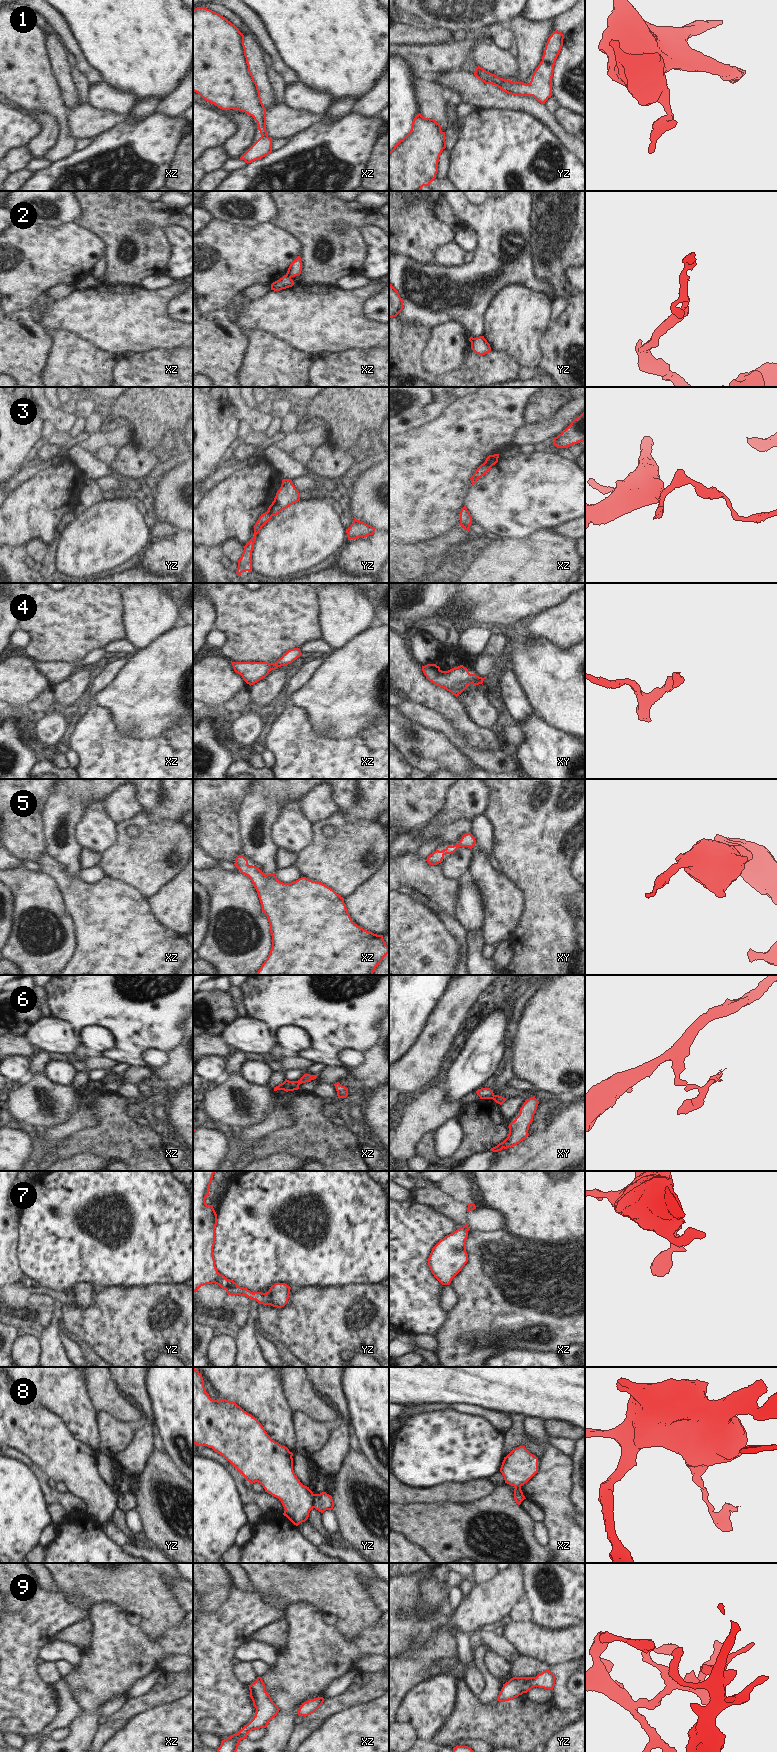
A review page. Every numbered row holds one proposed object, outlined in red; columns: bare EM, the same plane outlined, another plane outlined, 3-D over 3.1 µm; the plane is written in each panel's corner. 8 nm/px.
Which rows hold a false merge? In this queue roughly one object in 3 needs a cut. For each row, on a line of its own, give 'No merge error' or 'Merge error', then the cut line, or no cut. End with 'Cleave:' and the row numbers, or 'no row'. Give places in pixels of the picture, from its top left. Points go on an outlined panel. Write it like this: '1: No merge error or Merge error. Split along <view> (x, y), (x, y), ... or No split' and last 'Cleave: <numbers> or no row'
1: No merge error. No split
2: Merge error. Split along xz (286, 274), (290, 277)
3: Merge error. Split along xz (483, 463), (488, 463), (491, 466)
4: No merge error. No split
5: No merge error. No split
6: Merge error. Split along xz (296, 1081), (299, 1084)
7: No merge error. No split
8: Merge error. Split along yz (314, 1494), (313, 1507)
9: No merge error. No split
Cleave: 2, 3, 6, 8

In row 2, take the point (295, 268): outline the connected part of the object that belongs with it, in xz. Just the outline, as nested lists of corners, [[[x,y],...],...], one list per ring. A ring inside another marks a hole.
[[[298,256],[289,266],[288,271],[286,275],[290,277],[295,277],[297,275],[301,274],[302,271],[302,262],[301,262],[301,257]]]

